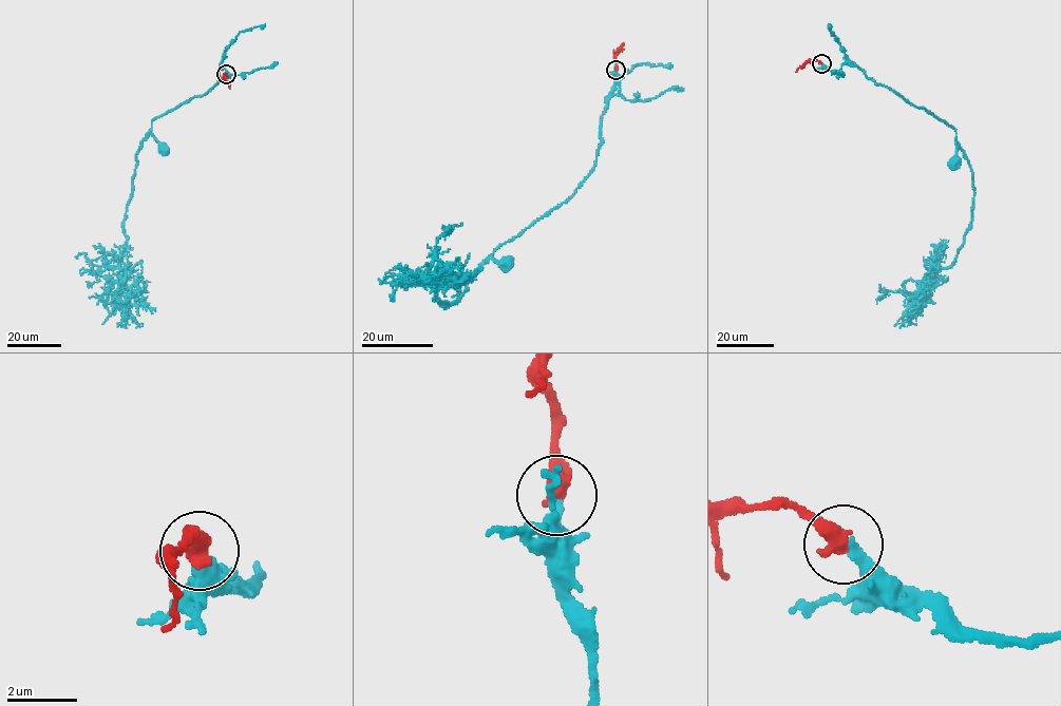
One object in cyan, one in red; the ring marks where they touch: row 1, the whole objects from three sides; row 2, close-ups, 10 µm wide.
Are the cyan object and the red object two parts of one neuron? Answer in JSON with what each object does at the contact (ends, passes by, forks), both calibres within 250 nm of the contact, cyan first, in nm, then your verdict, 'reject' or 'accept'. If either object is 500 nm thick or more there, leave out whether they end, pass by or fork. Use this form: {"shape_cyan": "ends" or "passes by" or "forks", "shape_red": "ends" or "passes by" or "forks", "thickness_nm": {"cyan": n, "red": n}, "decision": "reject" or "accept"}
{"thickness_nm": {"cyan": 240, "red": 550}, "decision": "accept"}

